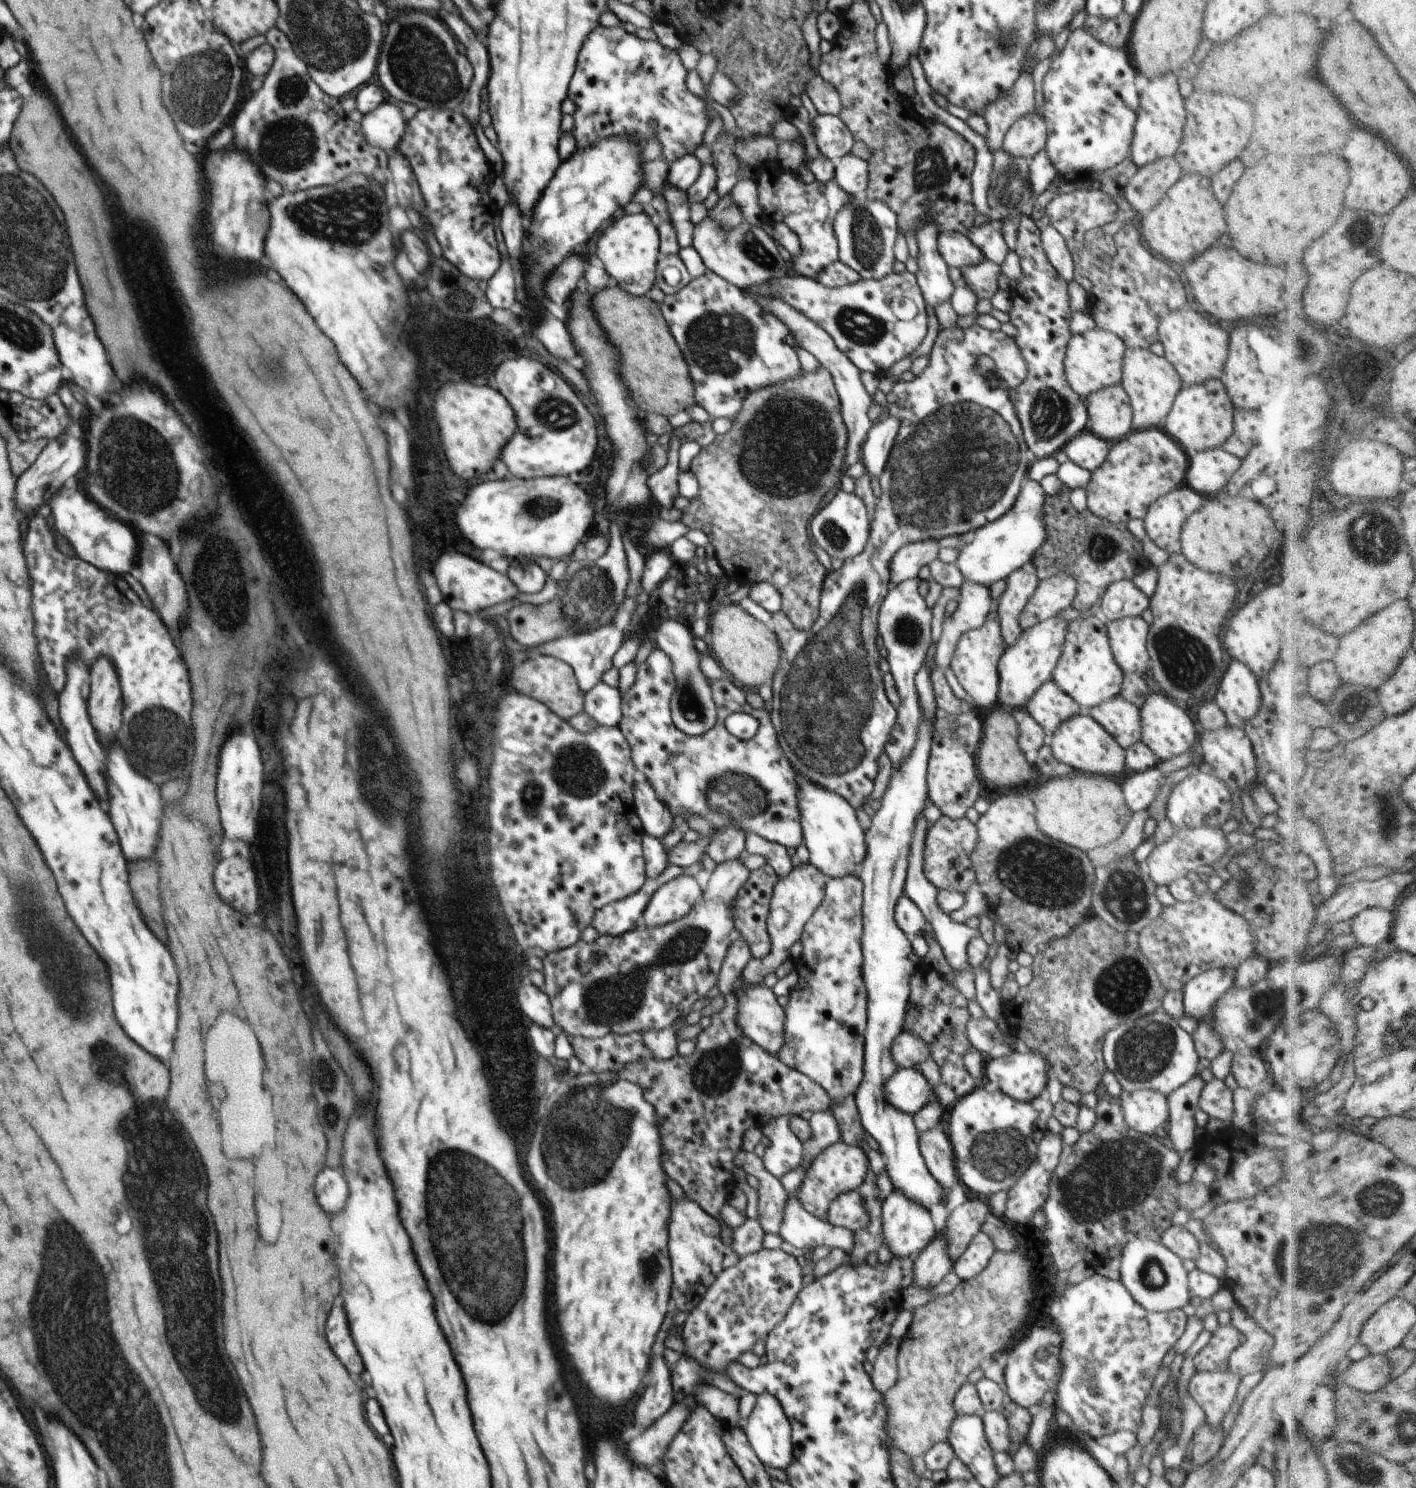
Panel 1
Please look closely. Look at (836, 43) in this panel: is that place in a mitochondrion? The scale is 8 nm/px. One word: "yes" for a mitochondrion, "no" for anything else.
no

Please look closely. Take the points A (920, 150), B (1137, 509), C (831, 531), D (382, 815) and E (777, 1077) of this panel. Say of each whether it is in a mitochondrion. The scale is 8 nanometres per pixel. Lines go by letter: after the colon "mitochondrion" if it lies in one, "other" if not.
A: mitochondrion
B: other
C: mitochondrion
D: mitochondrion
E: other

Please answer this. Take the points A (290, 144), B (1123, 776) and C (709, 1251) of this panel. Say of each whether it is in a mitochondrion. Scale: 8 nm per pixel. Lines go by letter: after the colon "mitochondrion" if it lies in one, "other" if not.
A: mitochondrion
B: other
C: other

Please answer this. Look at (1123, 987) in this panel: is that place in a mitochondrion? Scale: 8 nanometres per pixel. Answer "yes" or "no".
yes

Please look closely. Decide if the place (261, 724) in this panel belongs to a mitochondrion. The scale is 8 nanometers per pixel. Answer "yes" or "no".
no

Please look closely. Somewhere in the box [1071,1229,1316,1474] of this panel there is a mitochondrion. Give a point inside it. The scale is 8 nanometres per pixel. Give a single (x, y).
(1153, 1276)

